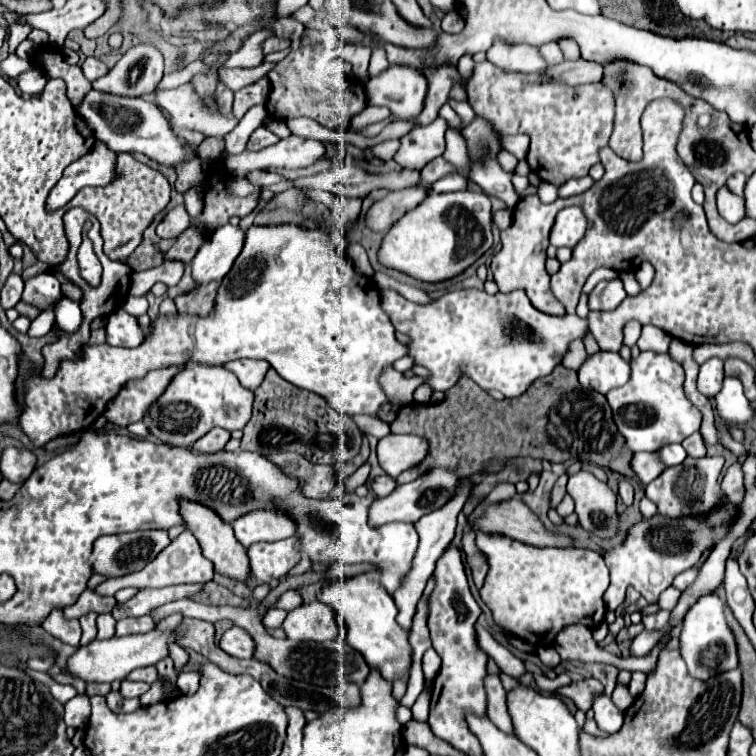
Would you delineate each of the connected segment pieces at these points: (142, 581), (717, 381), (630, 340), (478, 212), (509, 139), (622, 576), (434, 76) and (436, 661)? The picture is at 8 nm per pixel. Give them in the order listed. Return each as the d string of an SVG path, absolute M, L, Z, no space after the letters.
M184 530L178 538L174 538L160 556L156 556L152 562L148 562L140 572L132 572L120 578L108 578L104 584L96 588L98 594L102 596L114 596L118 590L126 586L136 586L136 588L164 588L164 586L176 586L176 584L204 584L210 582L214 576L214 566L210 560L202 556L200 544L194 538L190 530Z
M710 358L708 362L704 362L700 366L700 374L698 374L698 390L712 398L720 392L722 388L722 380L724 380L724 362L720 358Z
M630 320L630 322L624 326L624 344L626 344L626 346L634 346L636 340L640 338L640 330L642 330L642 324L636 322L636 320Z
M470 190L444 192L444 194L432 192L414 210L406 212L396 224L392 224L392 228L382 238L382 244L378 250L378 262L384 268L398 270L420 282L436 284L436 282L444 282L462 274L490 246L492 246L492 214L490 214L490 200L484 192L470 192Z
M500 136L500 146L508 152L512 152L518 160L524 158L524 154L528 154L528 136Z
M728 504L714 512L710 520L694 520L694 518L664 518L654 516L650 520L642 520L640 524L632 526L628 532L626 542L620 548L614 548L604 554L606 566L610 570L610 586L604 594L608 610L616 610L624 600L624 590L628 586L634 586L648 602L656 602L658 596L672 584L672 580L692 568L692 564L698 562L702 550L706 550L712 542L718 542L724 538L730 518L734 518L736 506Z
M454 66L428 68L424 74L428 78L428 96L426 96L426 104L424 104L422 114L418 118L414 118L420 124L428 124L428 122L436 120L442 104L448 102L448 94L450 94L452 84L458 80L458 70Z
M428 648L424 652L424 658L422 658L422 668L424 668L424 678L426 680L434 680L438 670L440 670L440 656L436 654L434 648Z

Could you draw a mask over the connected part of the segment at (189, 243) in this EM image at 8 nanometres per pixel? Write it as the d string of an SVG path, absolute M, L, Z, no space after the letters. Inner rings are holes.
M192 228L192 230L184 232L182 238L176 238L176 244L164 254L164 260L180 260L184 264L190 264L192 258L196 256L196 250L200 244L202 244L202 240Z

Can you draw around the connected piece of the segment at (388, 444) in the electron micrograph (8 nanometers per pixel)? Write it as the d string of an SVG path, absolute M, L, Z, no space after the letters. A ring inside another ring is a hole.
M388 434L376 446L378 462L382 470L396 478L400 472L418 466L428 454L428 440L420 436Z

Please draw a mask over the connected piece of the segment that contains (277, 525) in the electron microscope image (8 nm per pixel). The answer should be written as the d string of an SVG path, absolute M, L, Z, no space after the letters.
M254 510L232 522L238 542L248 548L254 542L272 542L294 536L296 522L282 510Z

